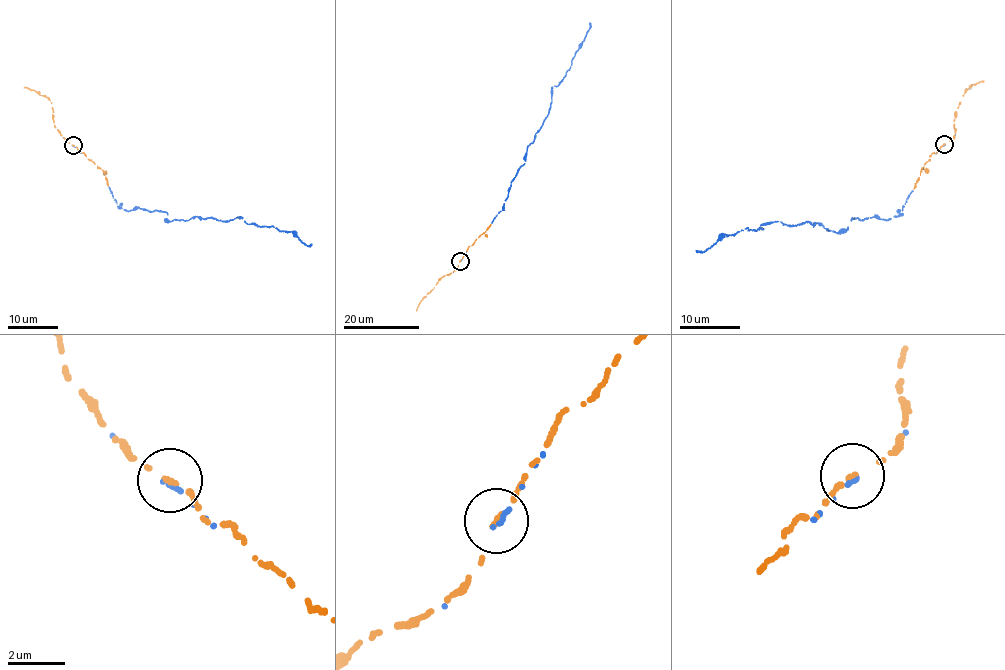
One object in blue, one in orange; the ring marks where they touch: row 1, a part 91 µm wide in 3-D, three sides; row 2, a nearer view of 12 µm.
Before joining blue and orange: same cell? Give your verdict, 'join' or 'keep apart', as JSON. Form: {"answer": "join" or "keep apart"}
{"answer": "join"}

